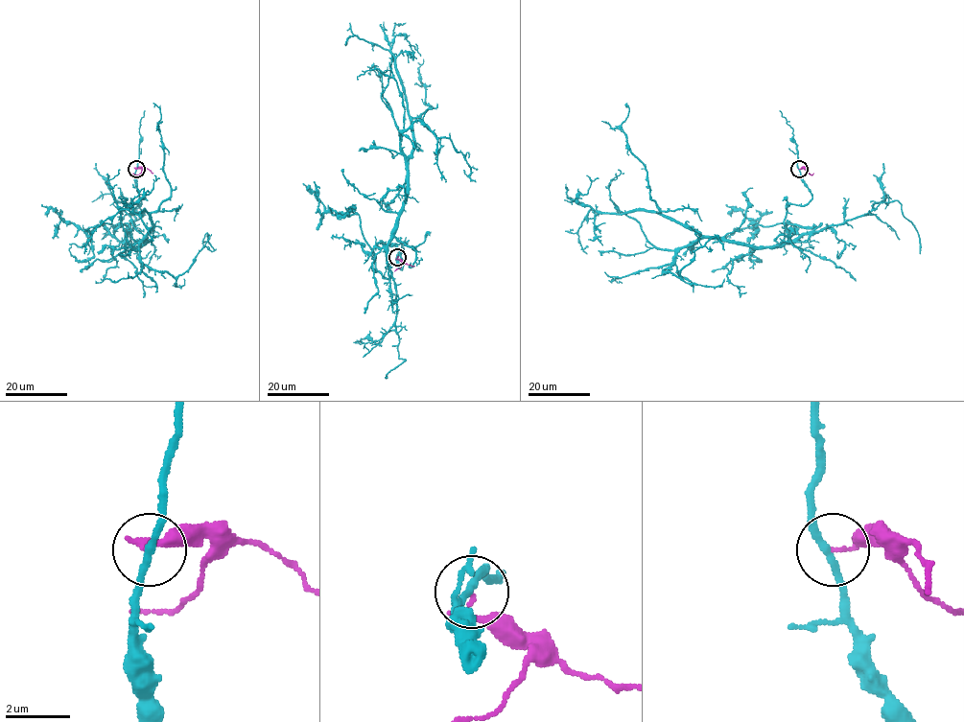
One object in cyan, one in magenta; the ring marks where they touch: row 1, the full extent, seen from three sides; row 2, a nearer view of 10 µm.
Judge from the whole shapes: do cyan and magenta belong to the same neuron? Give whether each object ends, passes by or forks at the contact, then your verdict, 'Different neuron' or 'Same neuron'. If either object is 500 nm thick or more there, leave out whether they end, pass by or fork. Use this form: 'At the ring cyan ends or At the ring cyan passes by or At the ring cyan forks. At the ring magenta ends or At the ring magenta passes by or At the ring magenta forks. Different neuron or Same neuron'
At the ring cyan passes by. At the ring magenta ends. Different neuron

